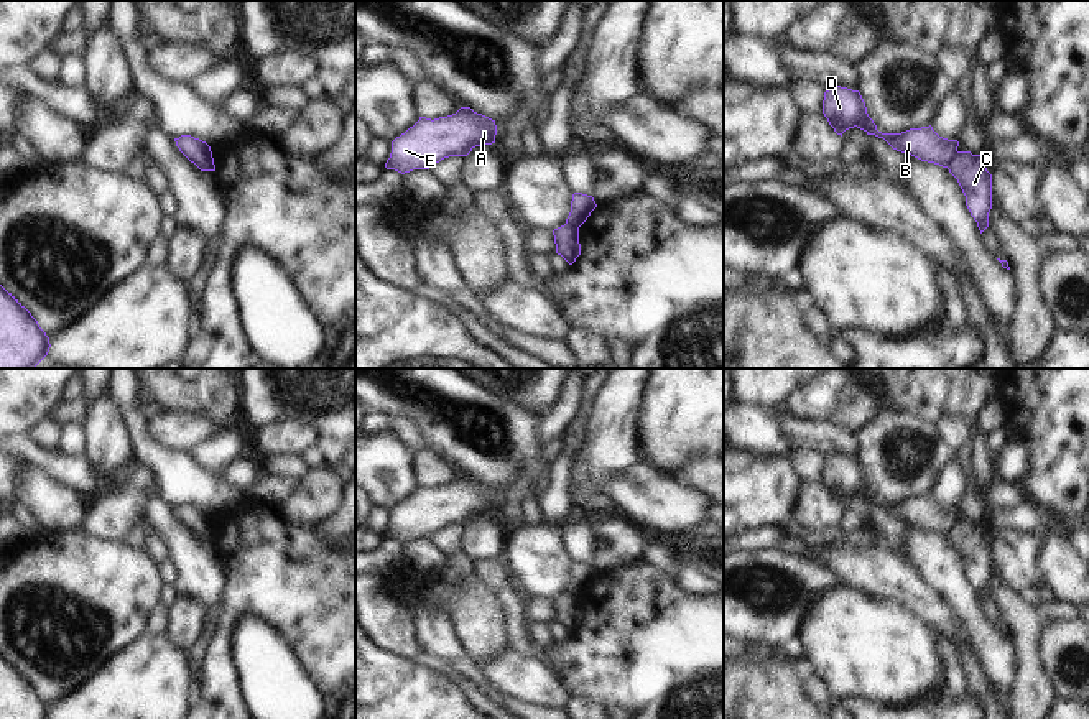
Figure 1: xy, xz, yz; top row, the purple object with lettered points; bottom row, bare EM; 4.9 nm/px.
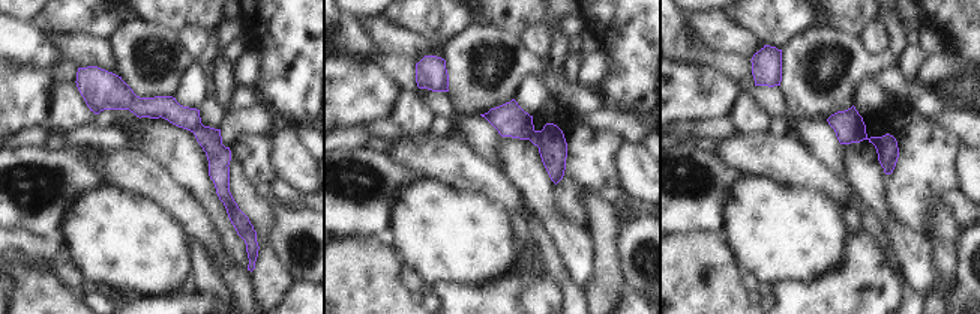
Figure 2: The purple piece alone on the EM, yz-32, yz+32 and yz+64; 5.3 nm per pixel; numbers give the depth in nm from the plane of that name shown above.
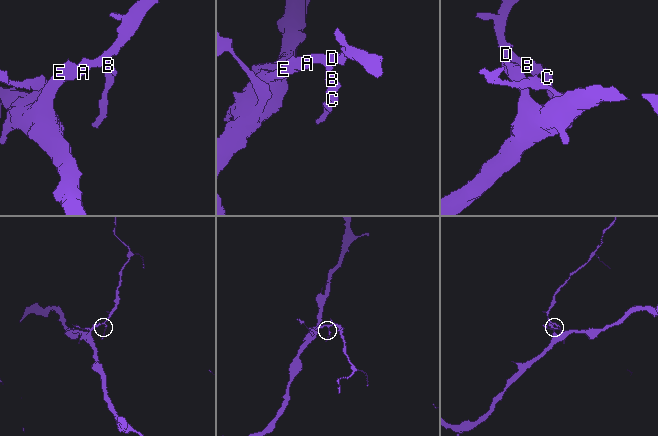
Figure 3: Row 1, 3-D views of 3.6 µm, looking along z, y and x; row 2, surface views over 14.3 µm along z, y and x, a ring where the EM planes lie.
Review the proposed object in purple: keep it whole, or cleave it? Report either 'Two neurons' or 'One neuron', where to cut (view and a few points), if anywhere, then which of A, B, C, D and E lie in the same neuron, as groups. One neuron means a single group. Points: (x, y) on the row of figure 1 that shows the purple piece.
Two neurons. Split along yz (958, 152), (946, 166). Groups: A B D E / C

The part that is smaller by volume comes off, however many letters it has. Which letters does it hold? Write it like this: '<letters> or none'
C

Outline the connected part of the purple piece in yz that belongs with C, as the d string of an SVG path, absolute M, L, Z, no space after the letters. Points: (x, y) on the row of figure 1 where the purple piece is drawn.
M957 151L948 169L957 179L966 196L966 206L982 234L989 227L992 209L992 174L982 156L971 151Z

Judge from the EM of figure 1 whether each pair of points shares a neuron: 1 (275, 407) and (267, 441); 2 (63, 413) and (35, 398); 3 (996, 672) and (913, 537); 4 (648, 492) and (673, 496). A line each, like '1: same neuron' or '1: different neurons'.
1: different neurons
2: different neurons
3: same neuron
4: same neuron

